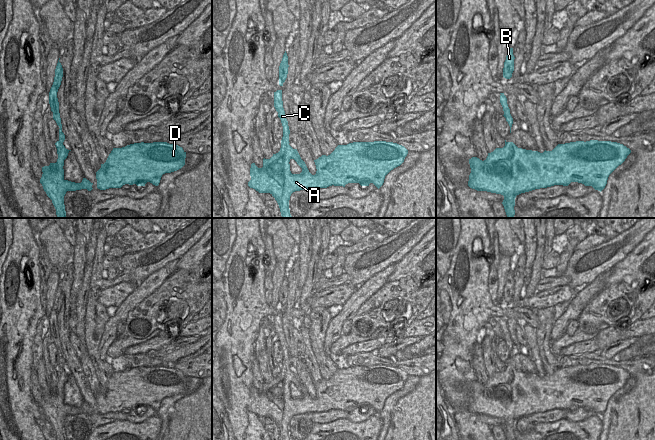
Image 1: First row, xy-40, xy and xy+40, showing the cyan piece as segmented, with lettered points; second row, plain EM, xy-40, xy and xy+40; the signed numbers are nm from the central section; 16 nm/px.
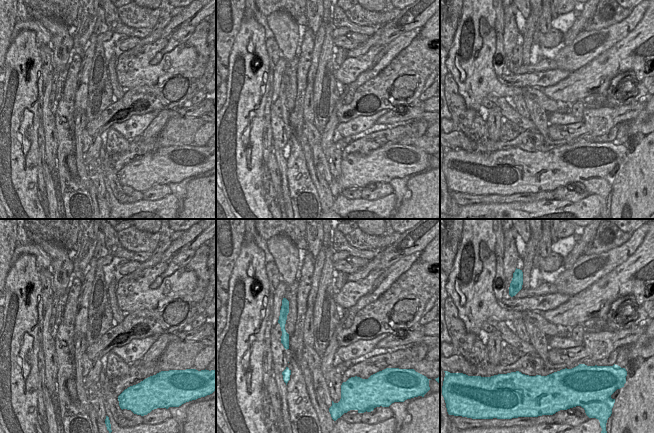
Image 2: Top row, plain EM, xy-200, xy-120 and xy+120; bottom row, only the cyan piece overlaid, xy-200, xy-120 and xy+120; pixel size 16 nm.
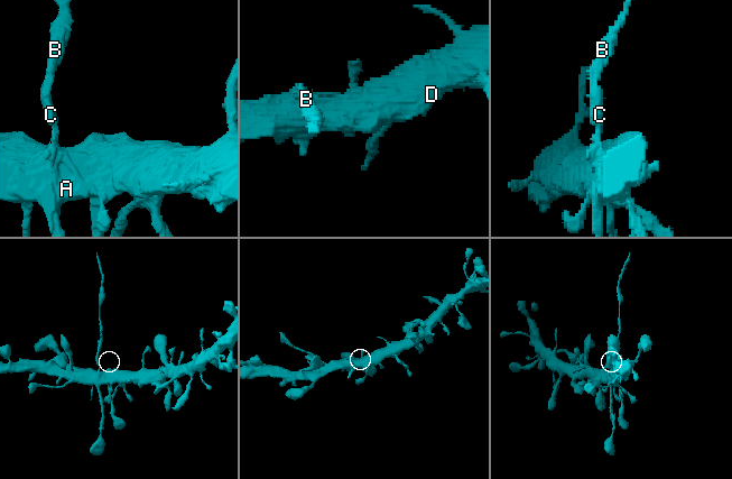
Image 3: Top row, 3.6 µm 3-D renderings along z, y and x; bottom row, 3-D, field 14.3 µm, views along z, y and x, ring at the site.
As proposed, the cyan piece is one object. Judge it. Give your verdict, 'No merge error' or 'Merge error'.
Merge error.

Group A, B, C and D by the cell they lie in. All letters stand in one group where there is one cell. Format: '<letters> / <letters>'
A D / B C

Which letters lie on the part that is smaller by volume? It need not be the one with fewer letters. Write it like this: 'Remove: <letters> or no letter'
Remove: B, C

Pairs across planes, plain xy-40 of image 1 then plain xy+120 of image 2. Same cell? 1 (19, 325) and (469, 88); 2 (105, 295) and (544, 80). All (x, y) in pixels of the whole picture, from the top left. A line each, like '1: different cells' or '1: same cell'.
1: same cell
2: same cell

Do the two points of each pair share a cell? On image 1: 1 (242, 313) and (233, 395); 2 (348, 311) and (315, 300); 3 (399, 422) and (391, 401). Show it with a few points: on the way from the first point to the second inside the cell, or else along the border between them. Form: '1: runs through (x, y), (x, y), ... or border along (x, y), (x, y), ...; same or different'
1: runs through (238, 333), (228, 344), (229, 375); same
2: border along (356, 288), (343, 305); different
3: border along (411, 391), (402, 396), (392, 408), (387, 429); different

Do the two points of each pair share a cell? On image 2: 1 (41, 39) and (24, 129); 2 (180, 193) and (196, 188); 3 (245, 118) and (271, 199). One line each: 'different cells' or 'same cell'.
1: different cells
2: different cells
3: different cells

